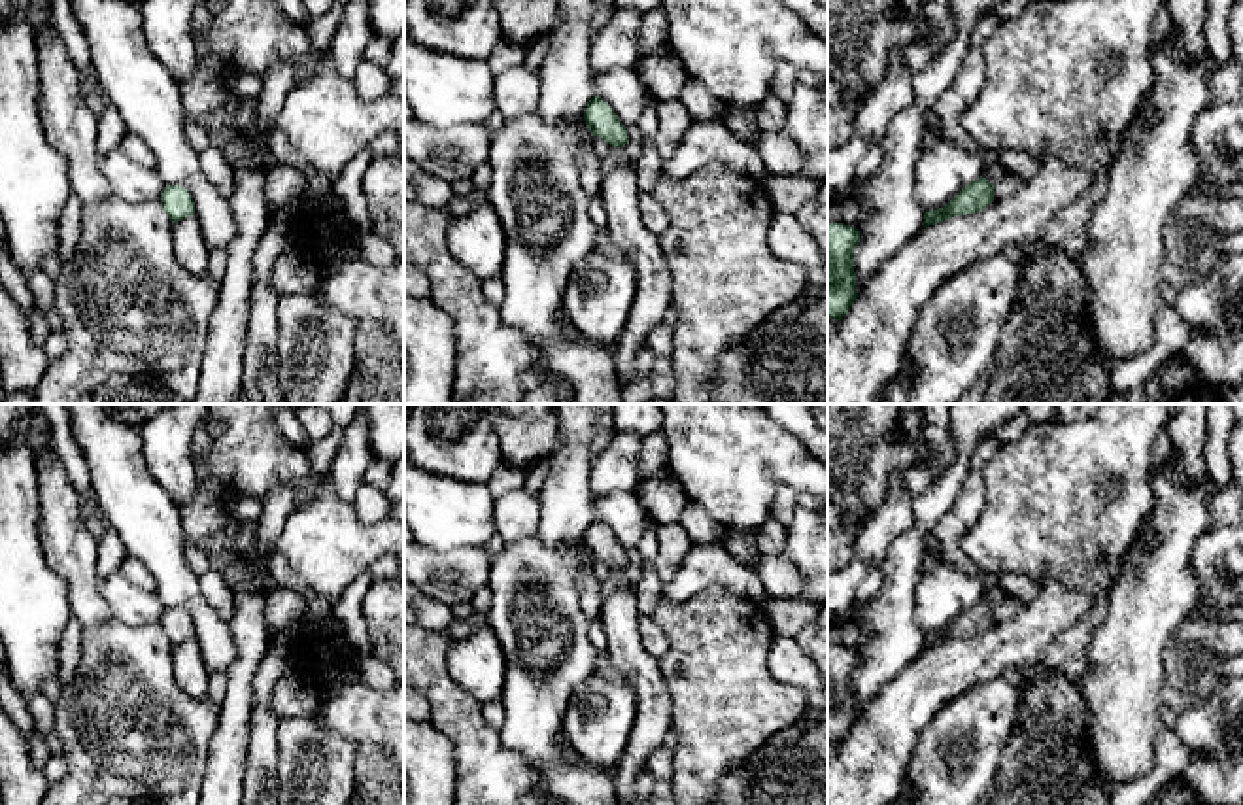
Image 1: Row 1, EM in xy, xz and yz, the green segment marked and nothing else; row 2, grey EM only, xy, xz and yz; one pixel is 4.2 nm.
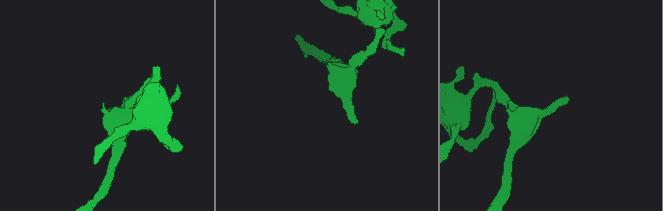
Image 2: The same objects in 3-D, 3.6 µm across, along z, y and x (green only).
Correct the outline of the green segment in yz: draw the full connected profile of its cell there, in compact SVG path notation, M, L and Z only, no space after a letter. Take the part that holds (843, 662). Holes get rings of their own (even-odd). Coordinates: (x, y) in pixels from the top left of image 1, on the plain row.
M827 646L827 739L841 745L854 728L854 673L860 654L844 646Z

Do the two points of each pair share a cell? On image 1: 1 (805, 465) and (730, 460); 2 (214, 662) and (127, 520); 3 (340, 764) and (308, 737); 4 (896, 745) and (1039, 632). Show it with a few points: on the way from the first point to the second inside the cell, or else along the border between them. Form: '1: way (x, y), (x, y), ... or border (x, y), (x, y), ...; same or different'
1: way (786, 460), (749, 460); same
2: way (208, 626), (199, 609), (176, 584), (163, 556); same
3: way (333, 762), (316, 745); same
4: way (919, 705), (962, 662), (987, 656), (1000, 647); same

